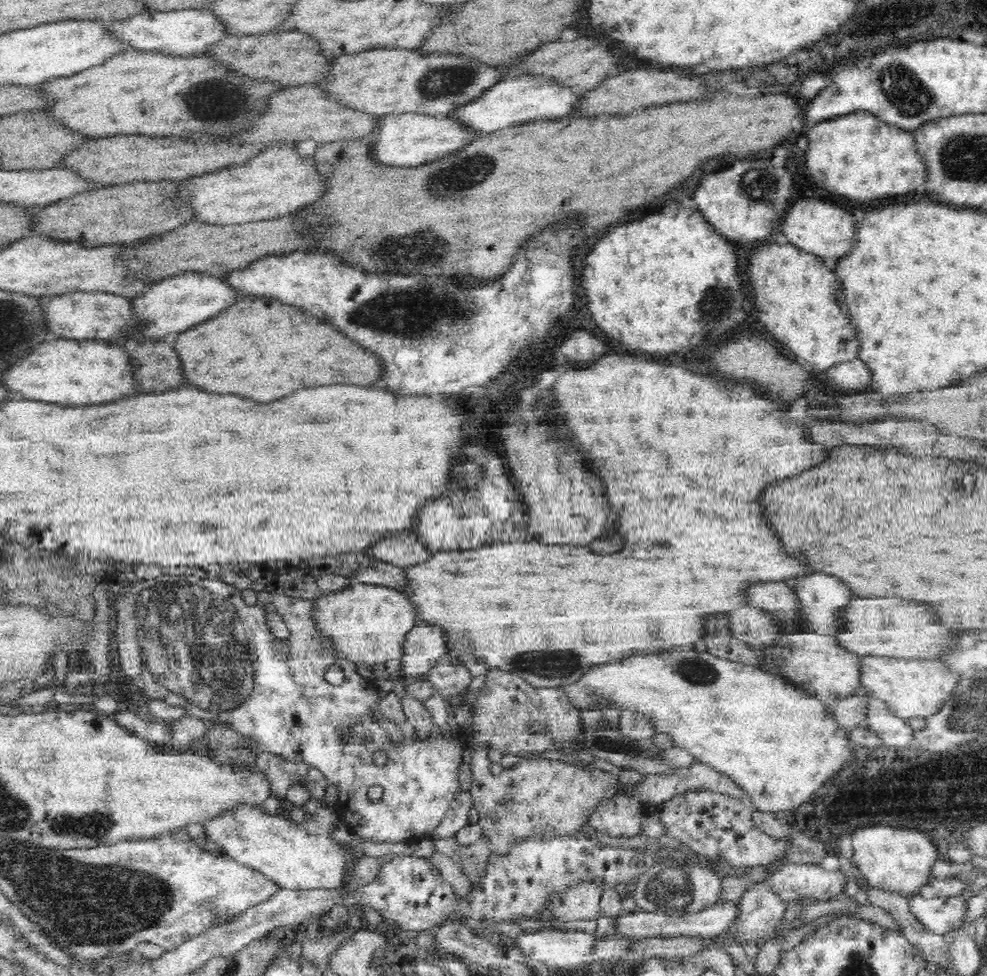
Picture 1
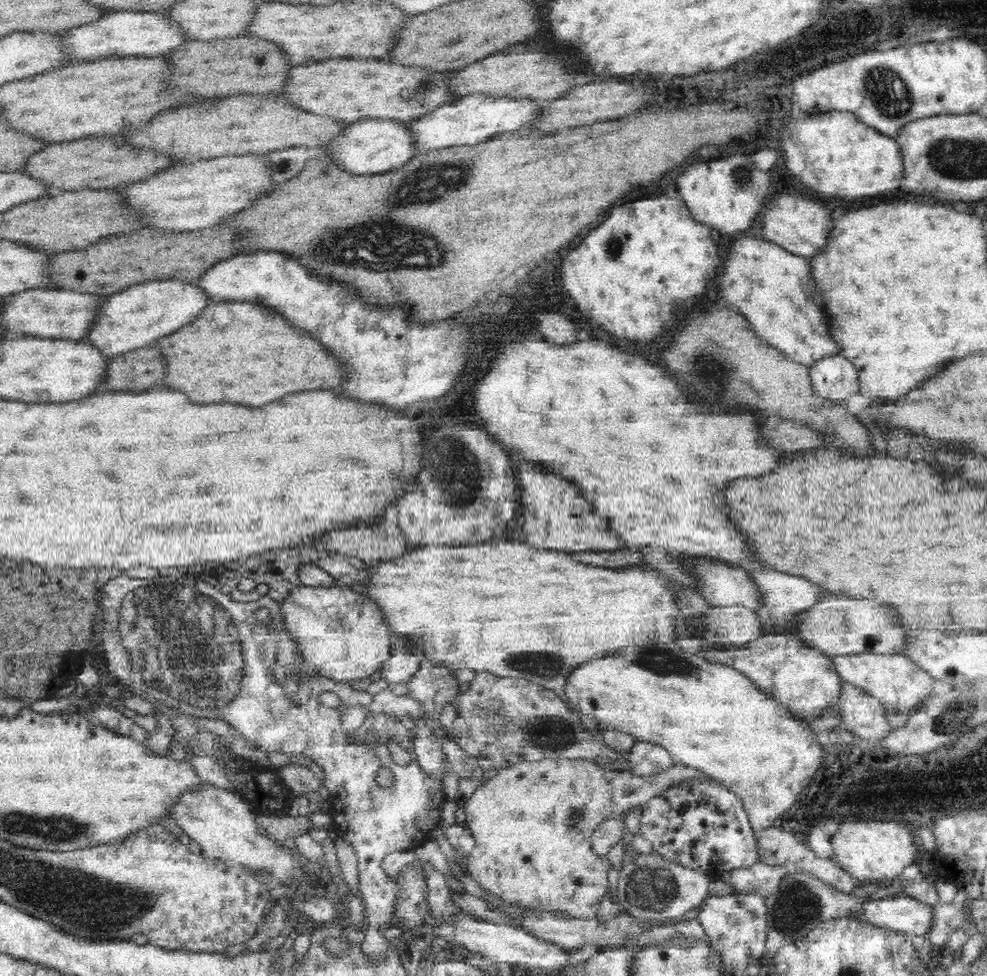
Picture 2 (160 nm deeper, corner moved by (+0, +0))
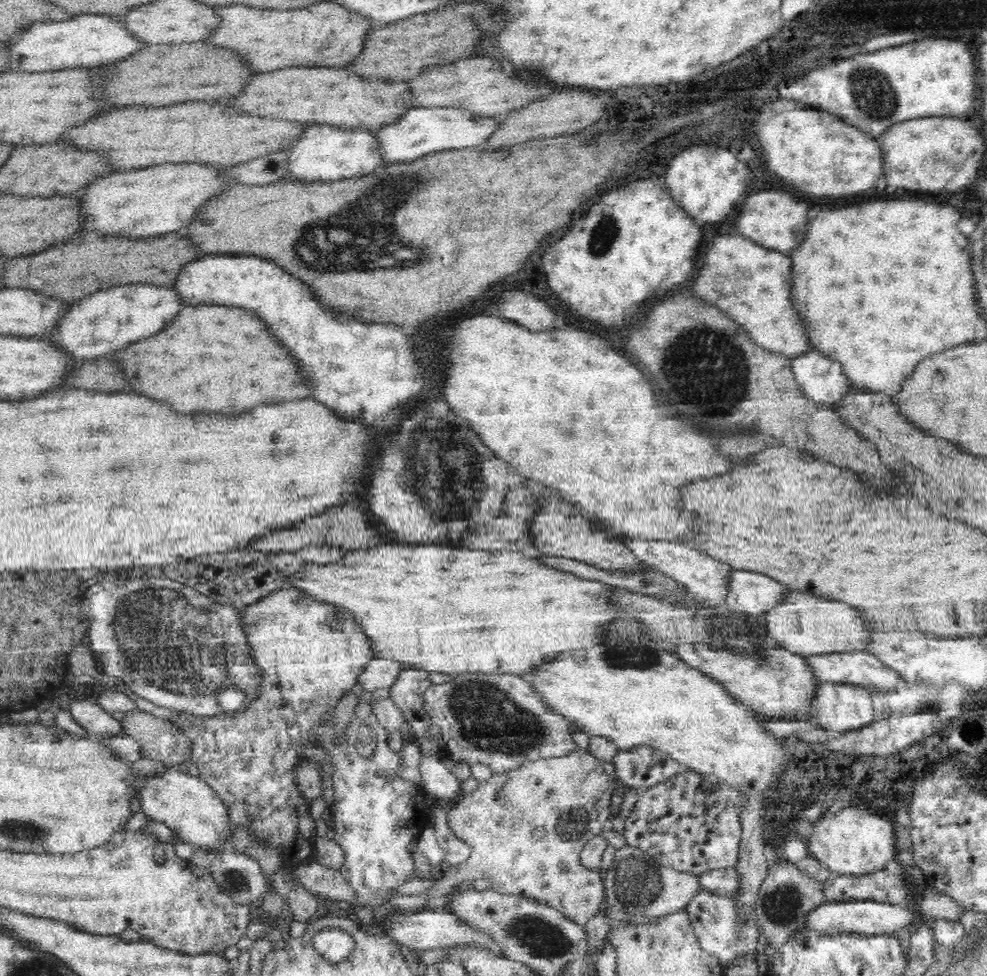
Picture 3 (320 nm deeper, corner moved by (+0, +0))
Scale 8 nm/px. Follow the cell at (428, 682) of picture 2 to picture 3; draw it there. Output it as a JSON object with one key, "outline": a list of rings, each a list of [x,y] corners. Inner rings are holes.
{"outline":[[[405,668],[400,672],[398,680],[390,687],[390,697],[404,711],[406,724],[411,728],[411,738],[422,750],[434,750],[432,736],[432,715],[426,709],[424,694],[432,686],[430,673],[424,669]]]}

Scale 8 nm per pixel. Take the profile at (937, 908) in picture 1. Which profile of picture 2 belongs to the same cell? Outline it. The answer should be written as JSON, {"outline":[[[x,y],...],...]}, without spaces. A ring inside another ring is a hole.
{"outline":[[[896,896],[893,899],[865,902],[864,914],[857,919],[909,936],[926,938],[935,926],[935,906],[916,898]]]}

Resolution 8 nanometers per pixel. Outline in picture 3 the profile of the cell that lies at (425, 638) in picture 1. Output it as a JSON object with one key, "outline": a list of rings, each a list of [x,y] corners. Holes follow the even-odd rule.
{"outline":[[[376,658],[370,662],[366,670],[360,674],[358,684],[363,690],[373,691],[374,689],[391,687],[400,672],[405,669],[404,663],[395,659]]]}

